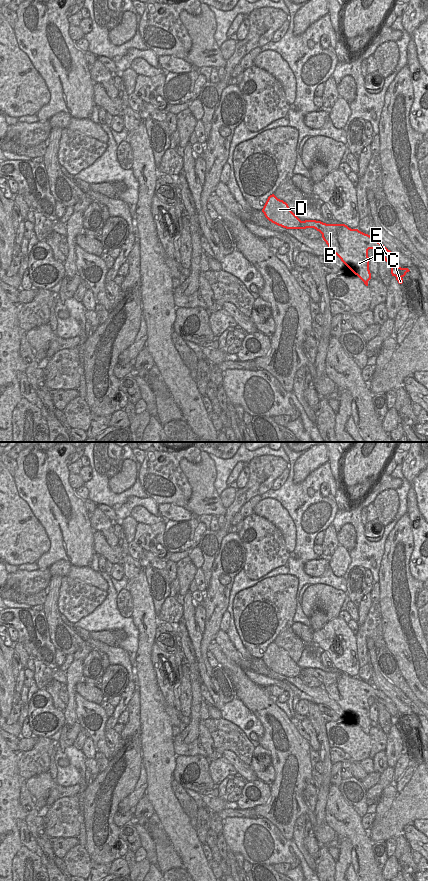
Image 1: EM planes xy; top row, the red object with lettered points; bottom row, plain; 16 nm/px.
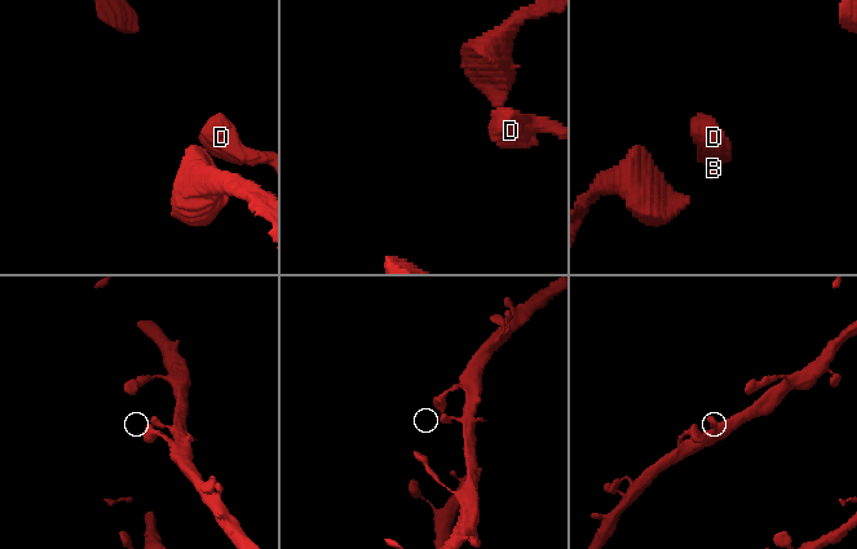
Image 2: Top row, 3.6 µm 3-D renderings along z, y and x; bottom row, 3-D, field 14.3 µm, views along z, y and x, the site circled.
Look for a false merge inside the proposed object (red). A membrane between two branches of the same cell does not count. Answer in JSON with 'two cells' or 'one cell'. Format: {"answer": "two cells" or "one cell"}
{"answer": "one cell"}

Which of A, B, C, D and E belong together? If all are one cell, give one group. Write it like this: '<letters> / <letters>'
A B C D E

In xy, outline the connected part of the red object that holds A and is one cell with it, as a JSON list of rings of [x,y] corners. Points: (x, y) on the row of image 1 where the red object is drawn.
[[[274,194],[270,195],[262,209],[265,217],[272,223],[286,229],[314,228],[322,234],[331,251],[357,275],[366,286],[371,279],[369,270],[368,250],[373,249],[376,254],[382,256],[391,267],[392,276],[396,277],[399,284],[403,283],[403,277],[410,270],[401,268],[395,256],[382,243],[372,236],[358,229],[351,229],[345,224],[326,224],[316,220],[301,221],[295,215],[288,204],[278,199]]]

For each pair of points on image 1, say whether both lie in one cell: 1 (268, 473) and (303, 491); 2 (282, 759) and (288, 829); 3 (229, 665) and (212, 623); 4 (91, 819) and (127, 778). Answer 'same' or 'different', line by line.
1: different
2: same
3: different
4: same

